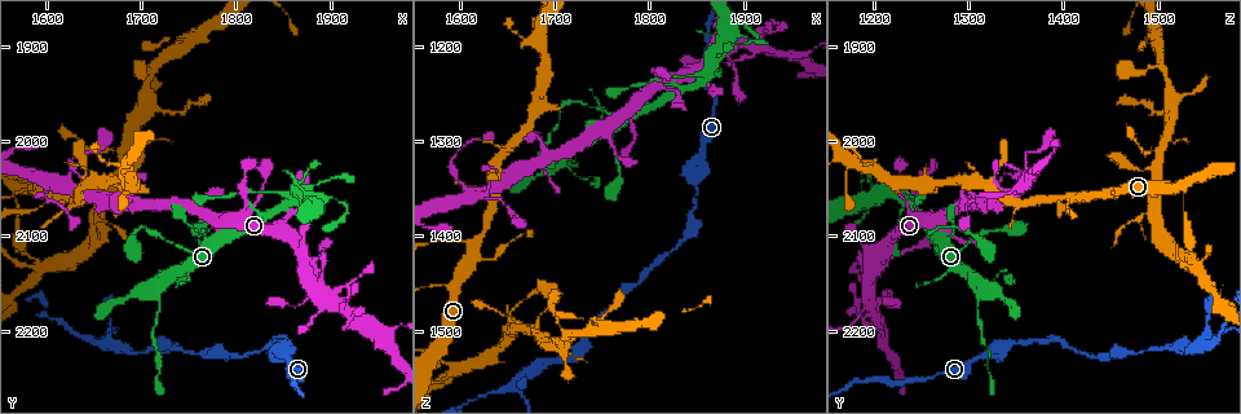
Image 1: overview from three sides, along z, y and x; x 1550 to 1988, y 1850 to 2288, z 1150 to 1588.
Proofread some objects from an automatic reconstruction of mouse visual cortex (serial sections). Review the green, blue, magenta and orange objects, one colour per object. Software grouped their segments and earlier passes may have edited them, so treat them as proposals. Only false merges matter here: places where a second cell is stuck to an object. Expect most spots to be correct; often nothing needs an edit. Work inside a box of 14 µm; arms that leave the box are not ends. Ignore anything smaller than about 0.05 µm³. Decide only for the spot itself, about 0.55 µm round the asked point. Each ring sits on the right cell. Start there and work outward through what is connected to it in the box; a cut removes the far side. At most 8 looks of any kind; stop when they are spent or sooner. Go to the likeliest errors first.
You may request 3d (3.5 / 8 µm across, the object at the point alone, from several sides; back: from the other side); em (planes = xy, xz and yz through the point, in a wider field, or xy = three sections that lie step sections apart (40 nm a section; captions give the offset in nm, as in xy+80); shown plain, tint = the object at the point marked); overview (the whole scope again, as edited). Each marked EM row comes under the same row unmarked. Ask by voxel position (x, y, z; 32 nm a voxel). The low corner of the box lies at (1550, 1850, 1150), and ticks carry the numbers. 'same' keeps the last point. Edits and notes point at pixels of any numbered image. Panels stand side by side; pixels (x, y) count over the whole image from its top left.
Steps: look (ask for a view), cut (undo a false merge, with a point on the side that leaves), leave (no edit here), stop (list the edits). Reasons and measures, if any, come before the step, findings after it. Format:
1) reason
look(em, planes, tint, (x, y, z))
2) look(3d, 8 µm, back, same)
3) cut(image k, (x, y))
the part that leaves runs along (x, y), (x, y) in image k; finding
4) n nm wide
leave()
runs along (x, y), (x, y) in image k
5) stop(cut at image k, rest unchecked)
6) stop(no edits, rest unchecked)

four-way junction
look(3d, 8 µm, back, (1665, 2215, 1550))

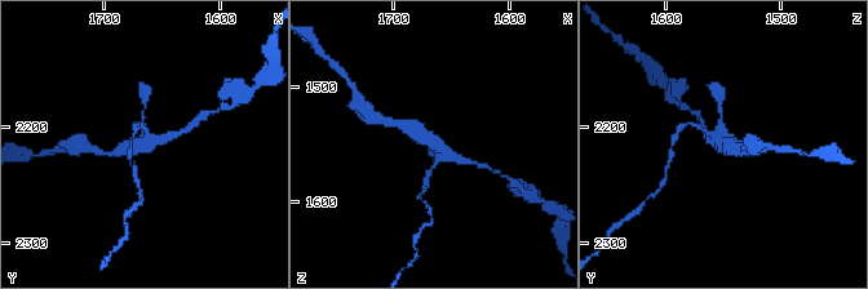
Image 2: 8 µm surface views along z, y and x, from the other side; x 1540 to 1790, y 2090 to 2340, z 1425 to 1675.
look(3d, 3.5 µm, back, (1666, 2214, 1548))

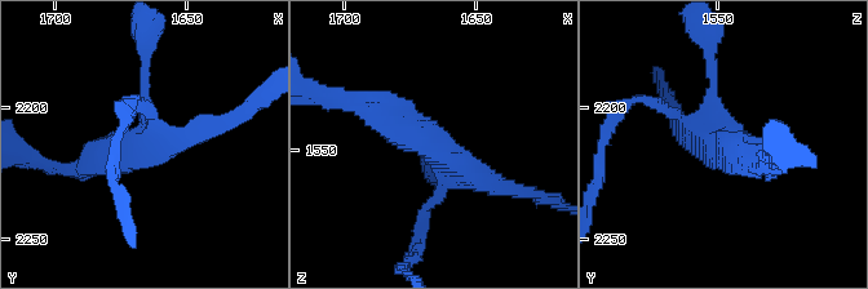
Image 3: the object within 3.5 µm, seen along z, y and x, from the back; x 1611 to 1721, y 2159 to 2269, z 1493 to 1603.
4 arms; arms of 100, 150, 250, 250 nm; now the EM
look(em, planes, tint, (1668, 2216, 1549))

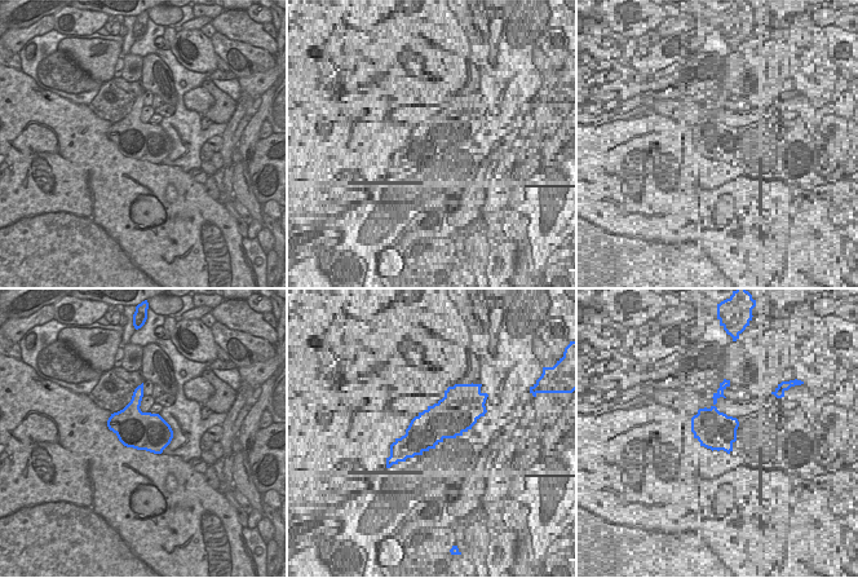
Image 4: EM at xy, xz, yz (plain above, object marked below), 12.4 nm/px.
480 nm wide
leave()
runs along (358, 109), (500, 187) in image 3; continuous, no second cell

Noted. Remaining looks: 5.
thin neck
look(3d, 3.5 µm, back, (1595, 2055, 1335))

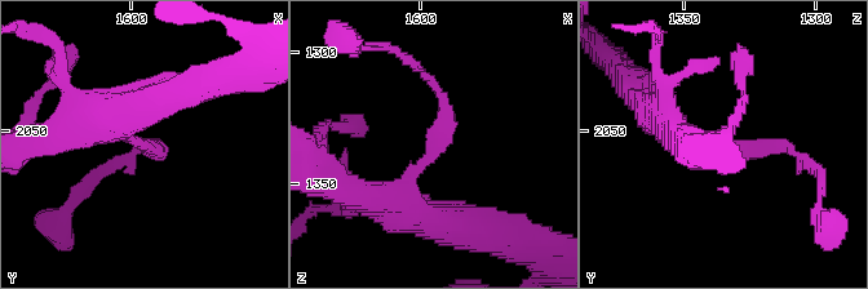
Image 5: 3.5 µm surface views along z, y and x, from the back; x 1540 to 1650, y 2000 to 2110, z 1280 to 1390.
arms of 150, 400 nm
look(em, xy, step 3, tint, (1596, 2054, 1337))

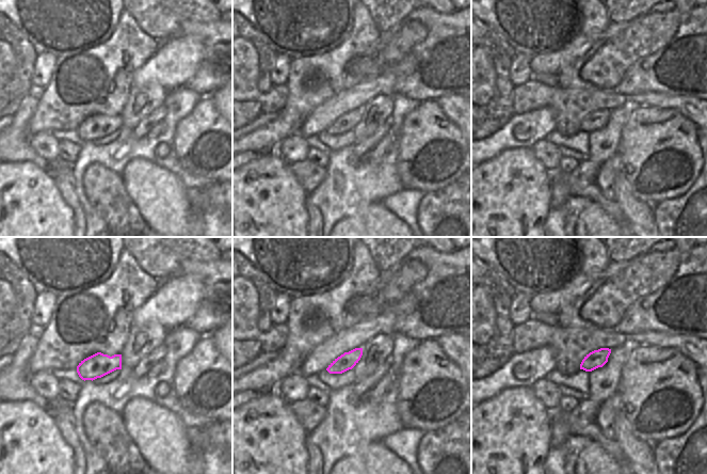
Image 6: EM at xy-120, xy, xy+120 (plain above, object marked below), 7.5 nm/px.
leave()
runs along (668, 128), (727, 147), (795, 151) in image 5; continuous, no second cell

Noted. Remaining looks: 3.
look(3d, 8 µm, (1830, 2075, 1250))

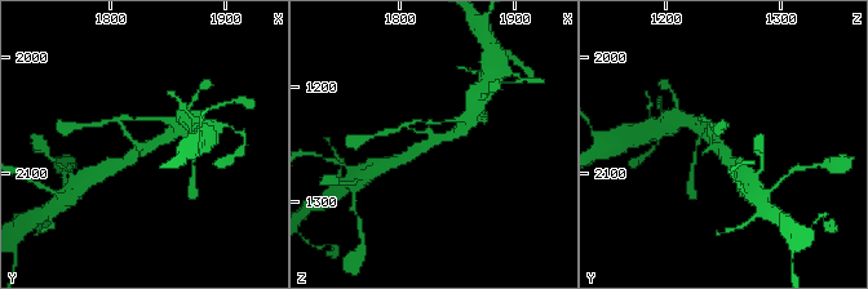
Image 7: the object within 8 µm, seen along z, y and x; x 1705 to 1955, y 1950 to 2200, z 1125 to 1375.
now the EM
look(em, xy, step 5, tint, (1830, 2076, 1246))

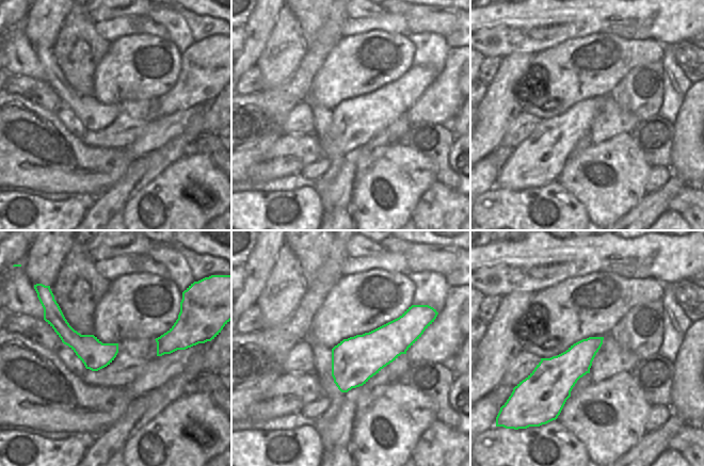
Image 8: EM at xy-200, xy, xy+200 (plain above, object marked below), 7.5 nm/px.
arms of 150, 300, 300 nm
leave()
runs along (407, 156), (466, 124) in image 7; continuous, no second cell

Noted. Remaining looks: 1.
stop(no edits, rest unchecked)

